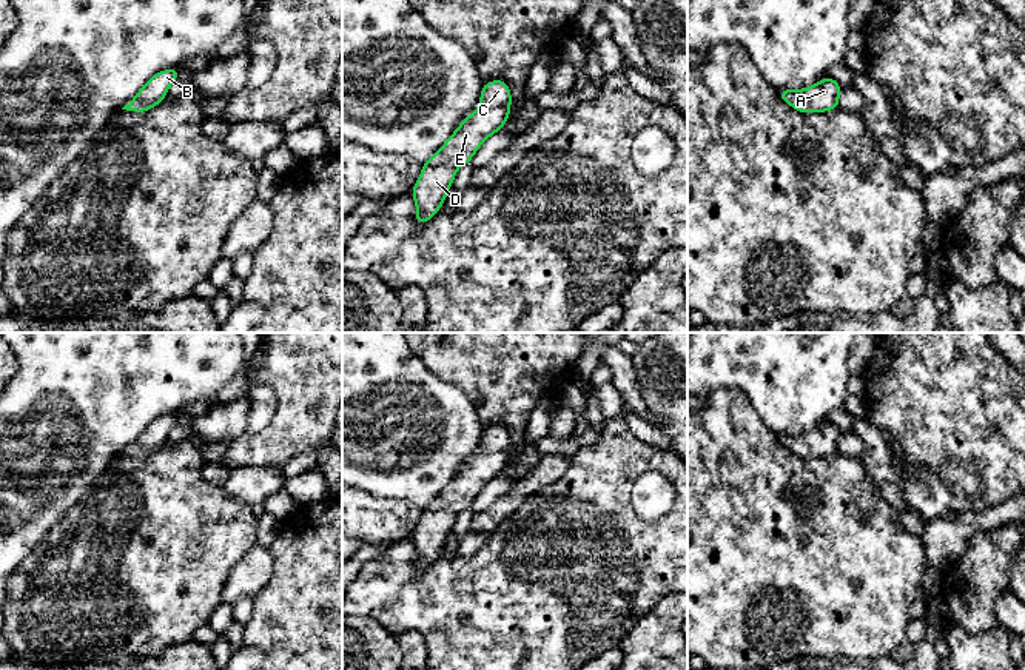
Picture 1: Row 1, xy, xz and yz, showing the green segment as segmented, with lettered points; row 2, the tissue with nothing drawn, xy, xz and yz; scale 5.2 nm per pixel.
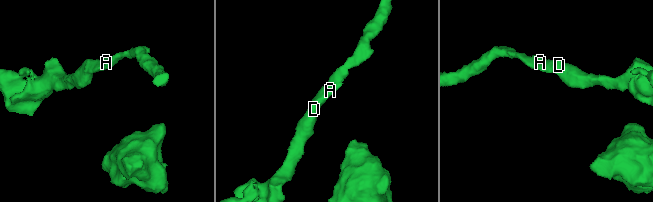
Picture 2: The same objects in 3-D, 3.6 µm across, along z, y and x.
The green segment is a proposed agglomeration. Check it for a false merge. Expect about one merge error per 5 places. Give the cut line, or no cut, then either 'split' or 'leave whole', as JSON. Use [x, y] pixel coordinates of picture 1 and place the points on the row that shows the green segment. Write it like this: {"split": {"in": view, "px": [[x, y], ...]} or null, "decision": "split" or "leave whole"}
{"split": null, "decision": "leave whole"}

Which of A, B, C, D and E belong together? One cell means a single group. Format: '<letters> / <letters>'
A B C D E

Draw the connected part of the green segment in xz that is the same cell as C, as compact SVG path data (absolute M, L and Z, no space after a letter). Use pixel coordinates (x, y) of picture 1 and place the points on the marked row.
M504 80L484 83L478 109L467 116L447 142L422 163L412 189L416 223L427 223L447 199L459 166L470 163L478 148L509 119L512 94Z

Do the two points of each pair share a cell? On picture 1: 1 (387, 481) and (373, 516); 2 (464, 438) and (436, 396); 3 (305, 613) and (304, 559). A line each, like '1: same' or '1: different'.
1: different
2: same
3: same

